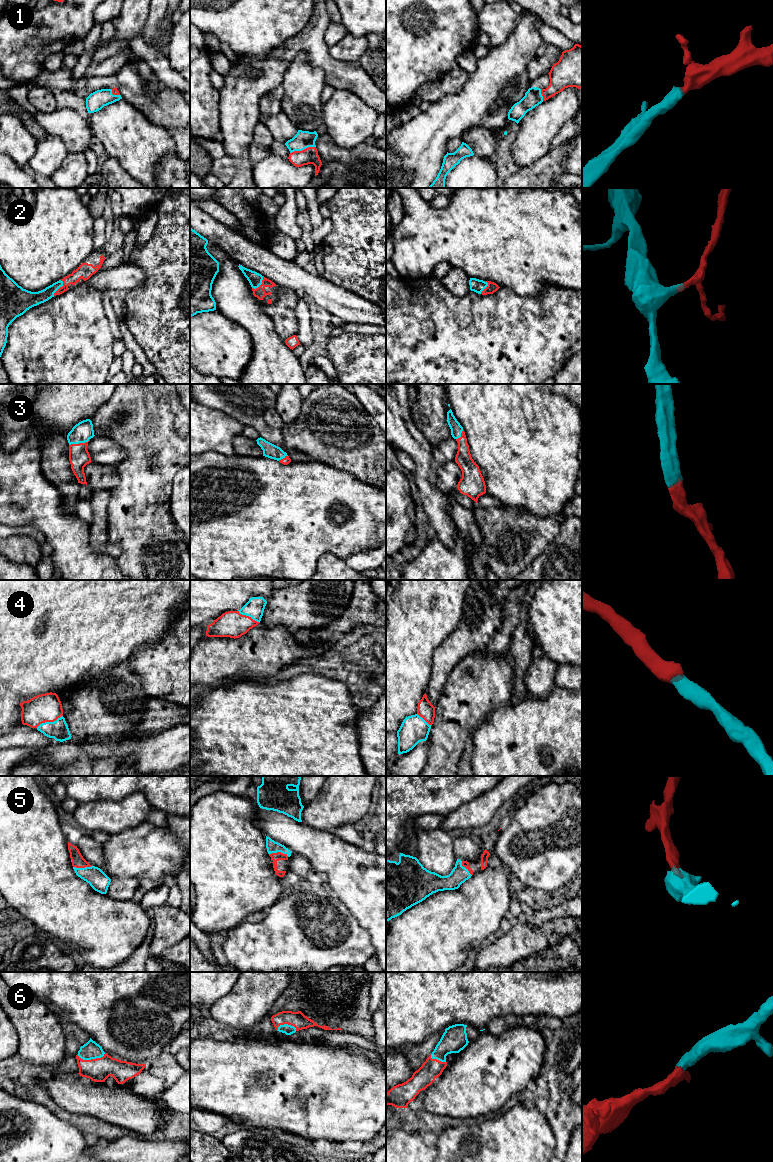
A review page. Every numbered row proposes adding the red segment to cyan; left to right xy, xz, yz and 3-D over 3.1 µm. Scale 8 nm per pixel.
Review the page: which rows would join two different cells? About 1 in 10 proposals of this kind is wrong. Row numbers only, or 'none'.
none

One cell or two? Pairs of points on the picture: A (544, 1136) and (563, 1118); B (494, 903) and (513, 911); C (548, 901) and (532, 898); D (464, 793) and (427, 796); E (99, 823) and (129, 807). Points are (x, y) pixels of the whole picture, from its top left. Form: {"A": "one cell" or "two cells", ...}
{"A": "two cells", "B": "two cells", "C": "one cell", "D": "one cell", "E": "one cell"}

